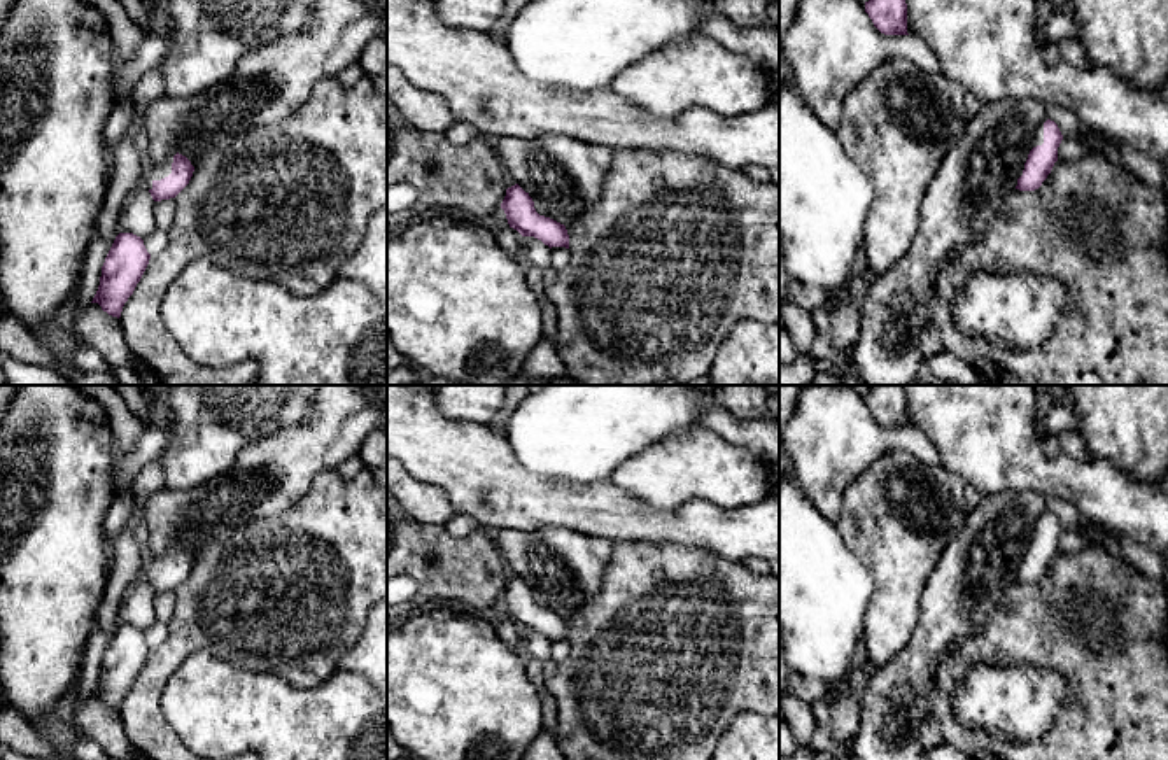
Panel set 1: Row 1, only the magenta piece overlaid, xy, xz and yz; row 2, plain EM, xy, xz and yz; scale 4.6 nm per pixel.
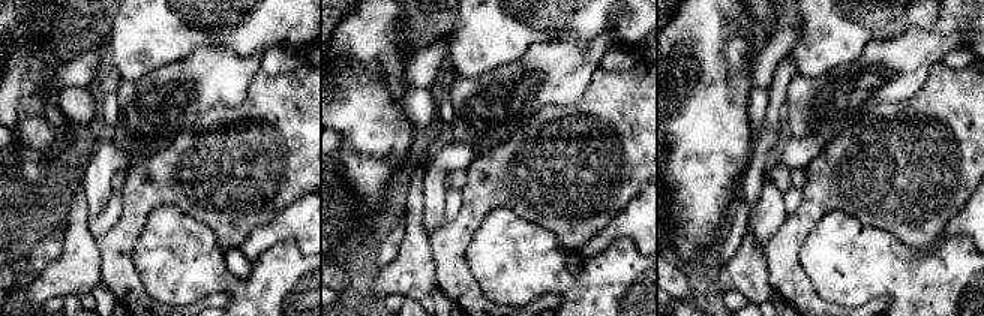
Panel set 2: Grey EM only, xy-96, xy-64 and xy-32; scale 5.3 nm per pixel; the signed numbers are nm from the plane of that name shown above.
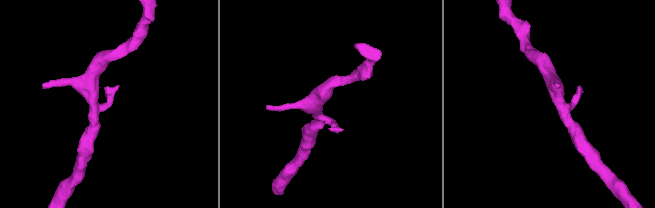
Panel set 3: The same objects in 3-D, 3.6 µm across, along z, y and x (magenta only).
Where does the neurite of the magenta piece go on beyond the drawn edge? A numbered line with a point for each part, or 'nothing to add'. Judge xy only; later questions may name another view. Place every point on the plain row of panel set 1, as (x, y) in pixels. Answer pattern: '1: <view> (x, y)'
1: xy (163, 562)

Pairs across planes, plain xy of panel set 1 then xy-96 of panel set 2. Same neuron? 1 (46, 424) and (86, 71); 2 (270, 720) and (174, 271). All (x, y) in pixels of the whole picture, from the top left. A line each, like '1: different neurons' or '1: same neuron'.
1: different neurons
2: same neuron

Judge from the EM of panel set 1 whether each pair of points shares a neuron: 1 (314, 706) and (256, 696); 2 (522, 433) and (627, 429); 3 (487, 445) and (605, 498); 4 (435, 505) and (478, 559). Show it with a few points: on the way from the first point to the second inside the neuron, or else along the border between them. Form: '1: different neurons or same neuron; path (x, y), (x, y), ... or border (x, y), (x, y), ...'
1: same neuron; path (300, 706), (270, 706)
2: same neuron; path (548, 433), (601, 429)
3: same neuron; path (513, 475), (536, 498), (575, 498)
4: different neurons; border (405, 510), (421, 524), (443, 526)

